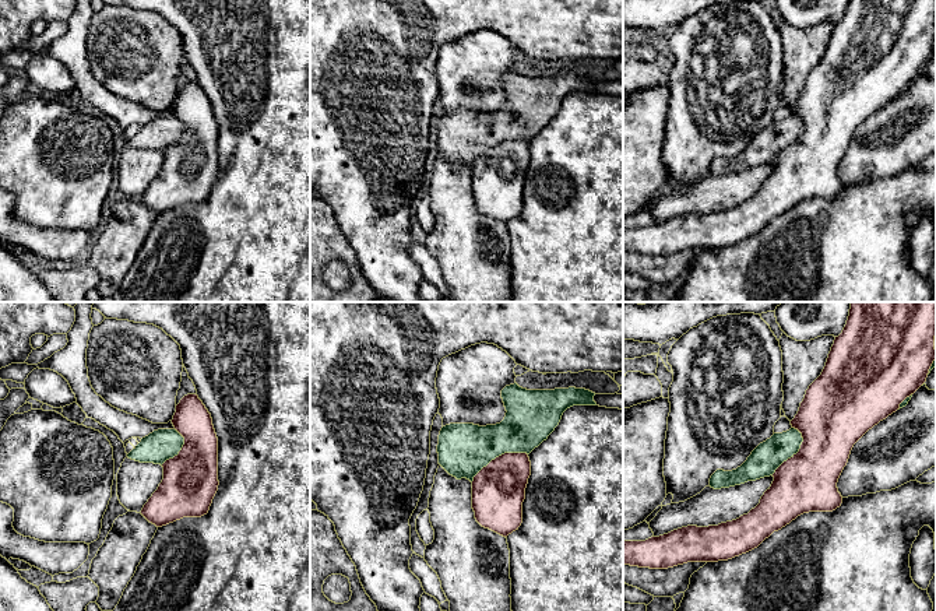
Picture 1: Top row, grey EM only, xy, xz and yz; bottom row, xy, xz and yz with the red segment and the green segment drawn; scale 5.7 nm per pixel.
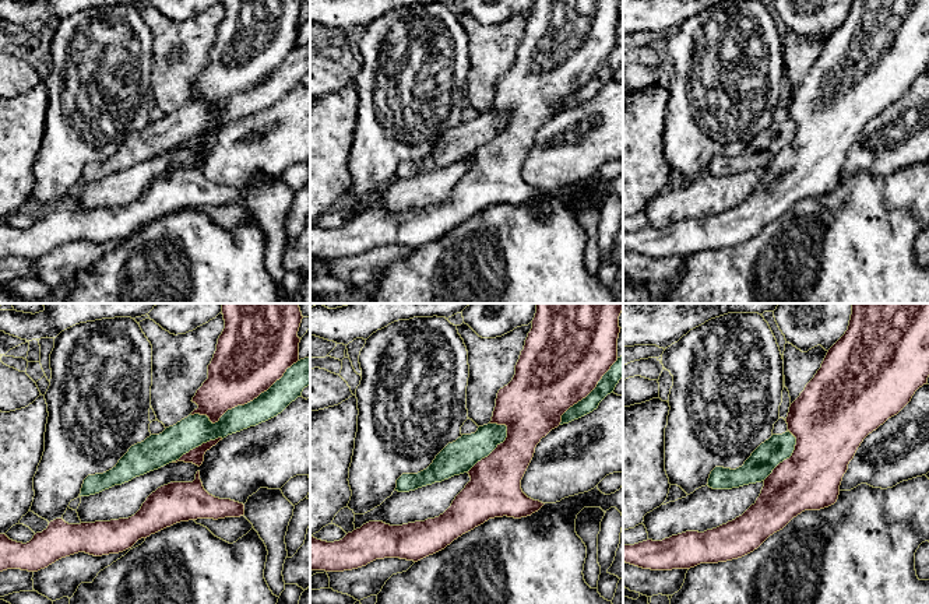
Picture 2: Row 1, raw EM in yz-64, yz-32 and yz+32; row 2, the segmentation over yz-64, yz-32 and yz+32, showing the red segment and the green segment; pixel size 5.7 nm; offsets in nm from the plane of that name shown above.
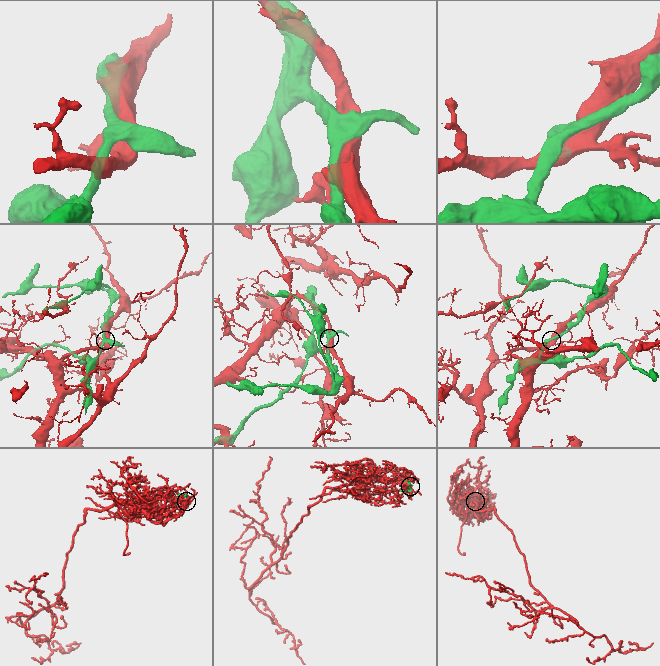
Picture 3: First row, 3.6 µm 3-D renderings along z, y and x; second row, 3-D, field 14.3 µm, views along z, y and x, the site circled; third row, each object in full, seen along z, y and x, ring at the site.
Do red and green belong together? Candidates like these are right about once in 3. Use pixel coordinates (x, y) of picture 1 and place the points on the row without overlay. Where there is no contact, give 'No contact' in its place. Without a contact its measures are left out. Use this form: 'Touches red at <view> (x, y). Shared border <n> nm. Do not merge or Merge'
Touches red at xz (499, 143). Shared border 360 nm. Do not merge

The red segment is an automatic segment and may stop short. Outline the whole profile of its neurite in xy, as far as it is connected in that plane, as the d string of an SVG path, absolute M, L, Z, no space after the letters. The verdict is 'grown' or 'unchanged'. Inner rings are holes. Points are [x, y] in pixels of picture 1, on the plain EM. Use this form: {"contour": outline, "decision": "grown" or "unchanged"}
{"contour": "M187 81L180 87L172 110L184 124L184 131L177 143L162 151L163 166L141 197L141 201L156 214L183 204L201 204L207 201L219 172L218 124L211 101L197 81Z", "decision": "unchanged"}

